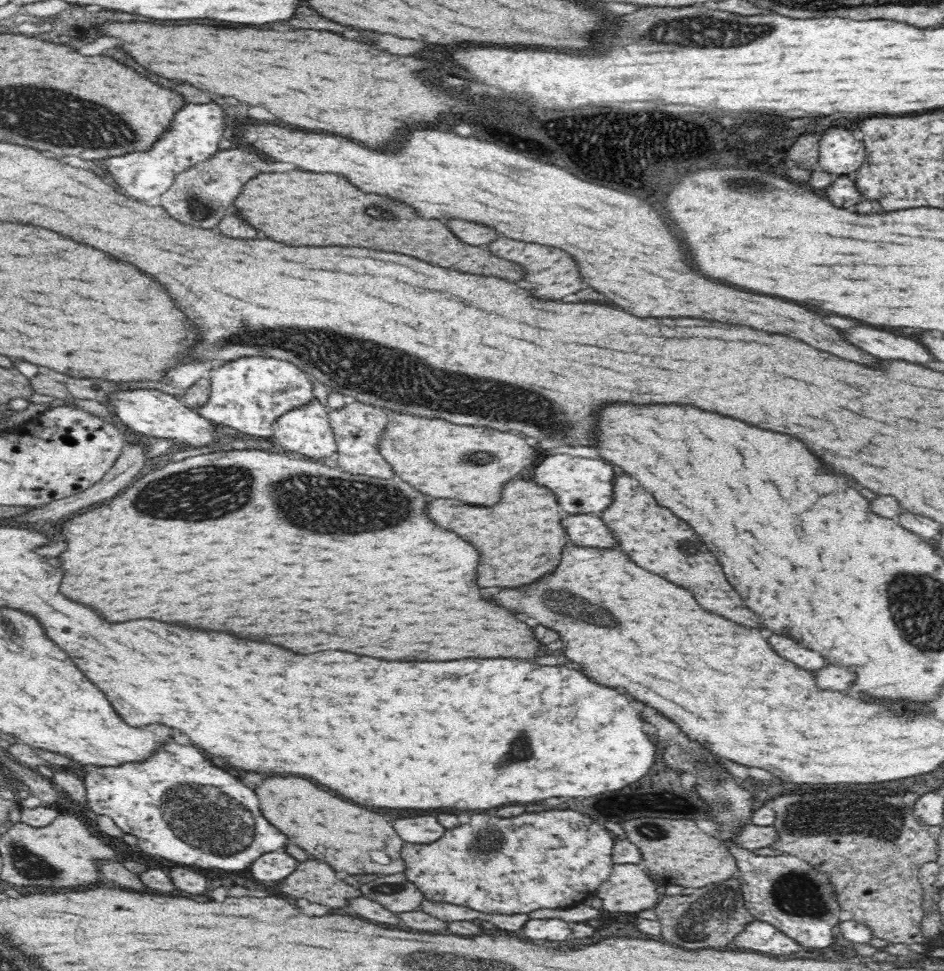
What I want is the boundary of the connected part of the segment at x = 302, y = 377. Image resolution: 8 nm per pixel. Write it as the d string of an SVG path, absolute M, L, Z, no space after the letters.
M242 357L210 369L210 394L202 406L190 407L219 430L234 428L250 436L273 436L274 423L290 408L308 404L314 397L312 378L294 363L264 357Z

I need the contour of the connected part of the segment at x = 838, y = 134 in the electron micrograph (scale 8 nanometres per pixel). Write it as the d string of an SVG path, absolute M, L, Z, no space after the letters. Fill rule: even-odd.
M830 126L820 134L818 166L824 172L853 175L865 158L863 140L856 139L850 130Z

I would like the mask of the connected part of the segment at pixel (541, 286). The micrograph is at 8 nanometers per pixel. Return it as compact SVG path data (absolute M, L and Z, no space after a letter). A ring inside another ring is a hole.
M498 238L492 244L488 244L490 254L506 258L510 262L520 264L526 270L526 280L534 284L534 288L530 288L530 294L534 294L536 298L542 300L560 300L568 294L574 294L578 290L584 288L582 278L578 274L578 266L574 264L572 256L568 256L562 250L550 248L550 246L538 246L538 244L528 244L528 242L514 242L510 238Z

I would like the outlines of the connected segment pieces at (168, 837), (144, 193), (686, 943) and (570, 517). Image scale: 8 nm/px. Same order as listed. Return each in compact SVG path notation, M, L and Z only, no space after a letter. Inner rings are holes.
M162 744L146 762L84 770L82 781L91 810L109 816L124 834L136 836L137 846L148 856L236 872L249 868L261 854L288 844L288 838L260 816L256 794L228 772L210 766L194 746Z
M188 104L186 108L174 114L170 128L166 128L148 150L102 158L98 164L110 172L114 182L120 188L124 188L126 194L134 196L140 202L148 202L152 198L162 196L179 172L207 161L218 152L218 142L223 137L224 128L226 128L224 108L220 108L218 104Z
M736 876L719 883L707 884L702 888L684 888L680 896L664 894L664 898L660 898L657 904L654 912L664 926L662 938L688 950L706 946L724 948L738 932L742 932L744 926L755 921L755 917L746 909L740 881Z
M566 514L562 518L566 534L578 546L599 546L600 549L618 548L610 529L595 514Z

